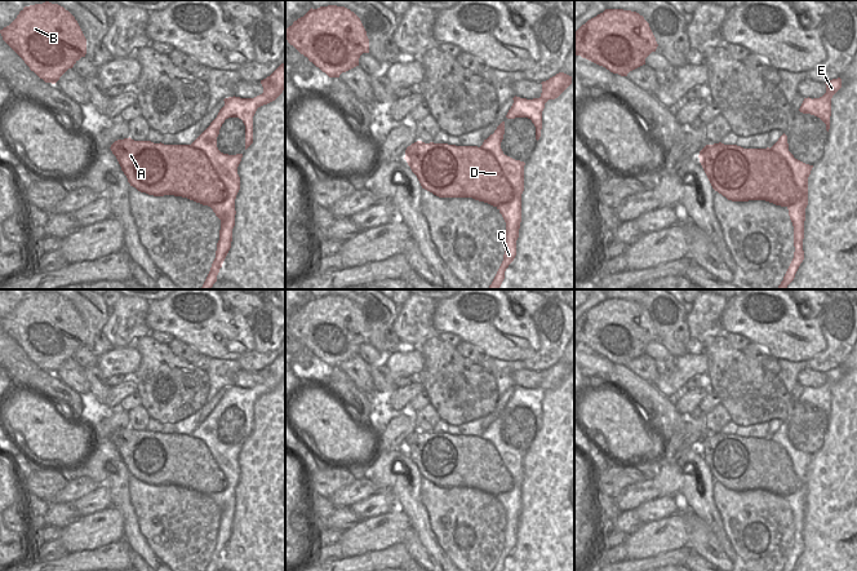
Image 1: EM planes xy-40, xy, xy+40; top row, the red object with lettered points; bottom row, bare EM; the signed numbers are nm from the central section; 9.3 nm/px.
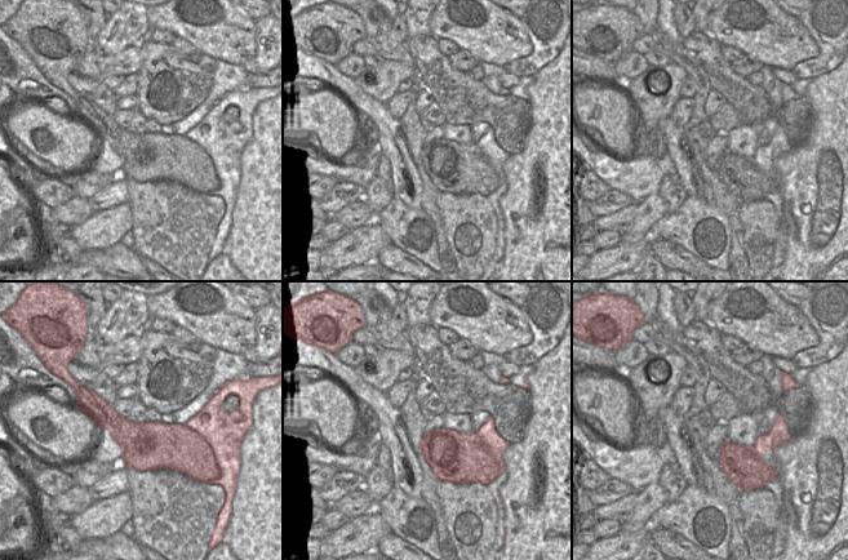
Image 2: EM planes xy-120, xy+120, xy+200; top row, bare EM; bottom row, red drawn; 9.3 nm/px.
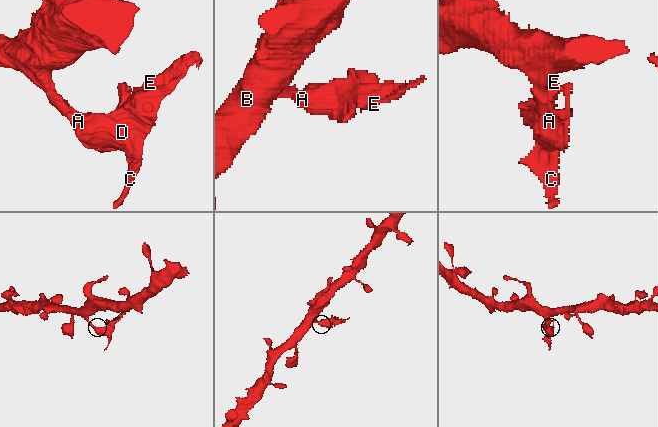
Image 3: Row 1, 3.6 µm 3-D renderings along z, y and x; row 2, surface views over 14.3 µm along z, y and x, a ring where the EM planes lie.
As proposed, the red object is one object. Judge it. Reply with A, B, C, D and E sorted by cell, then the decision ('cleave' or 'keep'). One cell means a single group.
A B D / C E | cleave

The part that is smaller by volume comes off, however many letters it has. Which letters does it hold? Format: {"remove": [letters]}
{"remove": ["C", "E"]}

